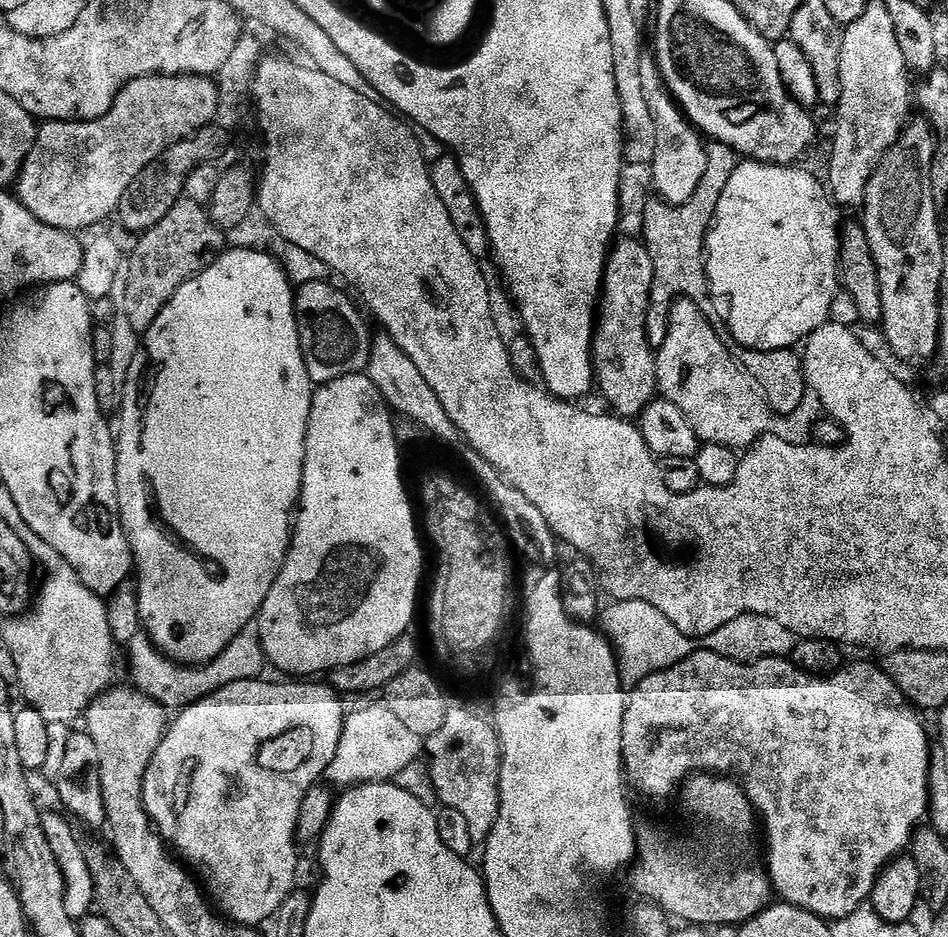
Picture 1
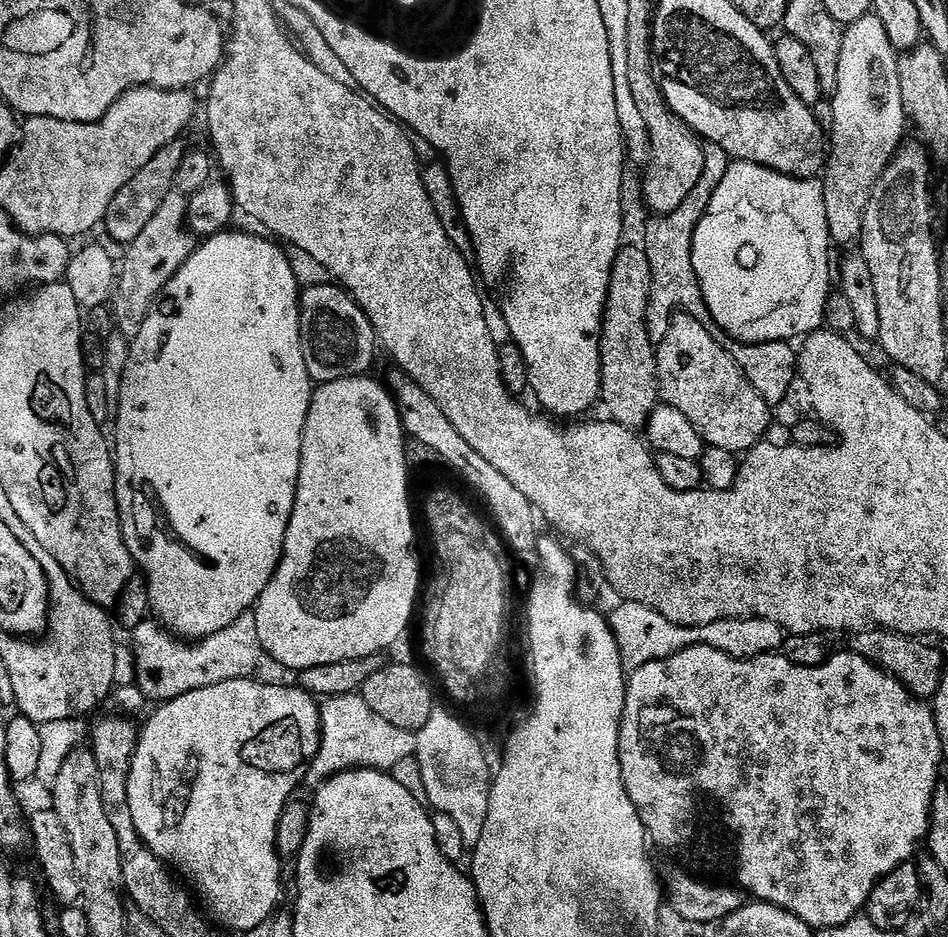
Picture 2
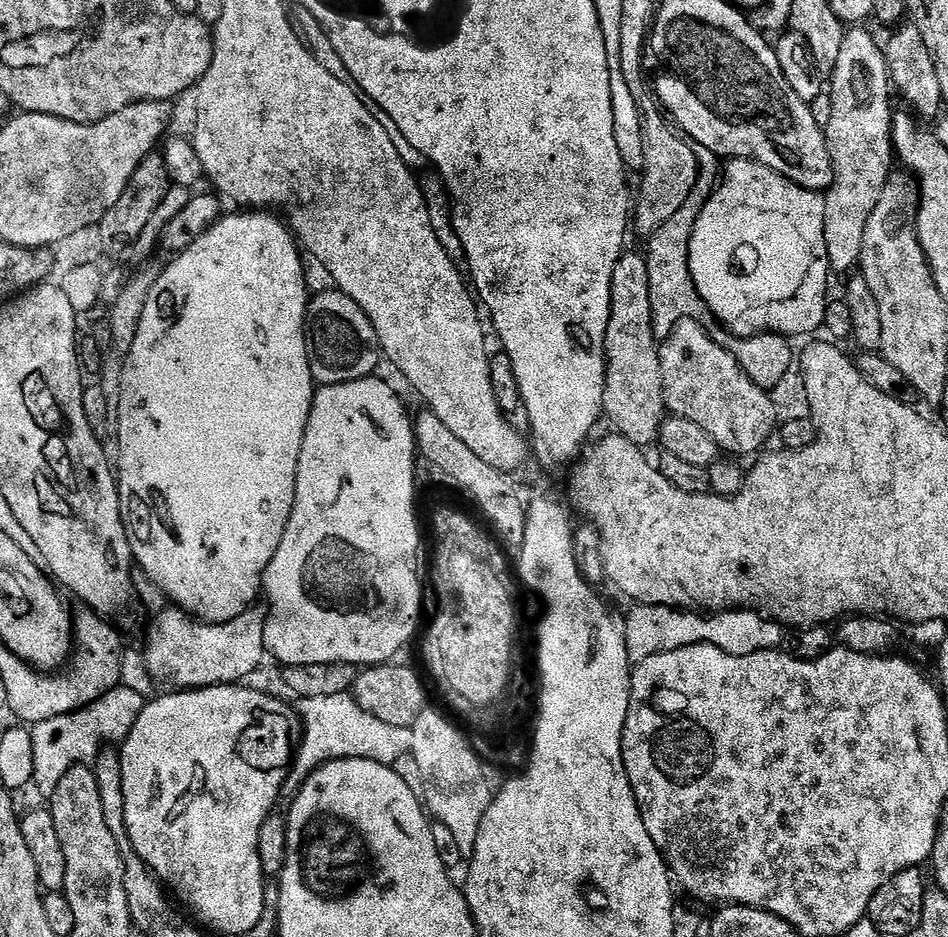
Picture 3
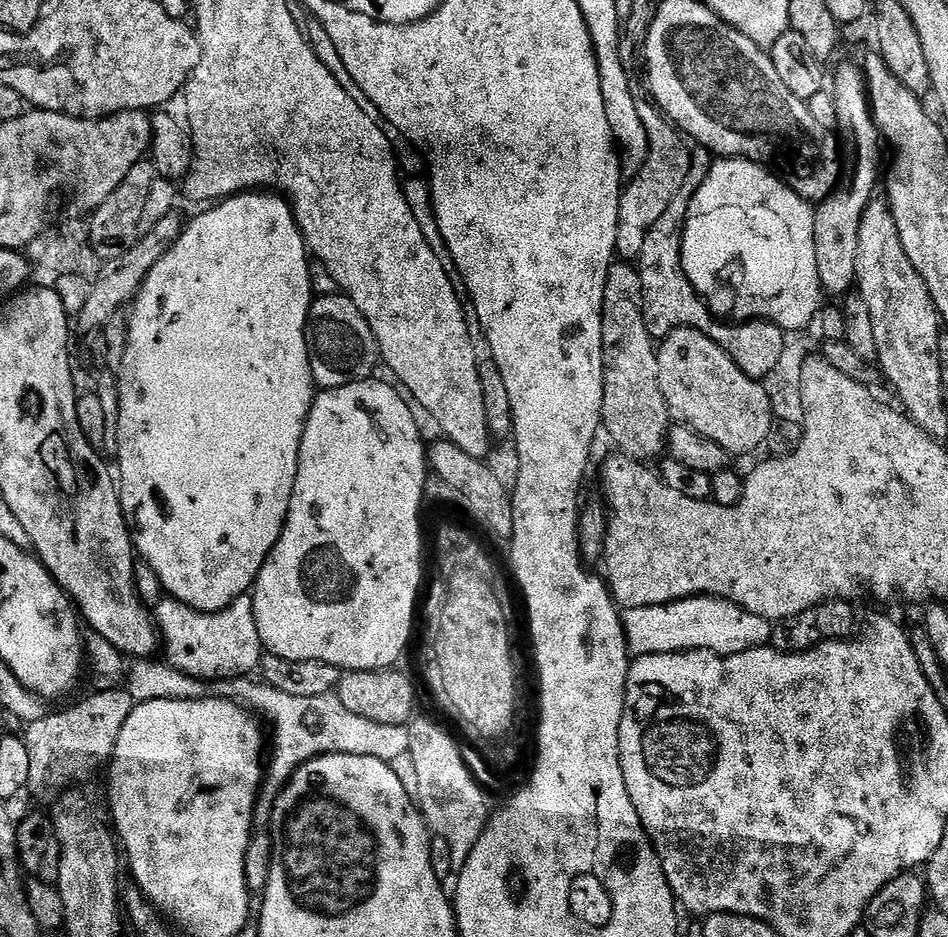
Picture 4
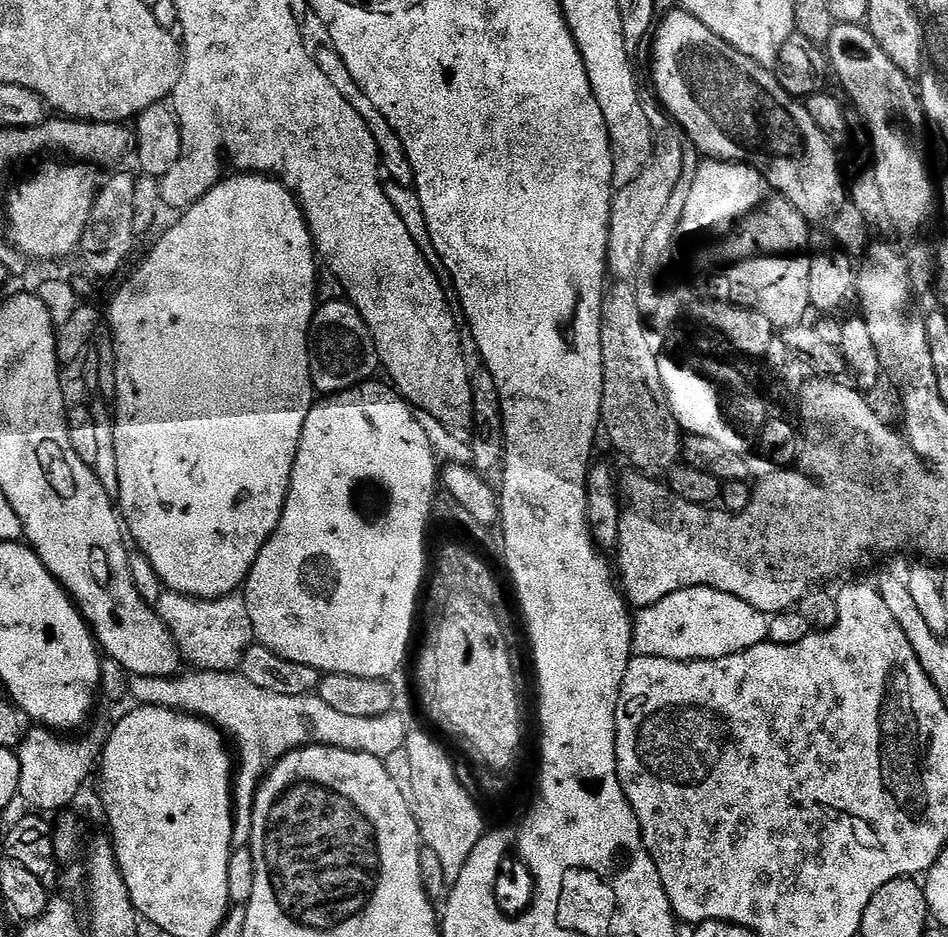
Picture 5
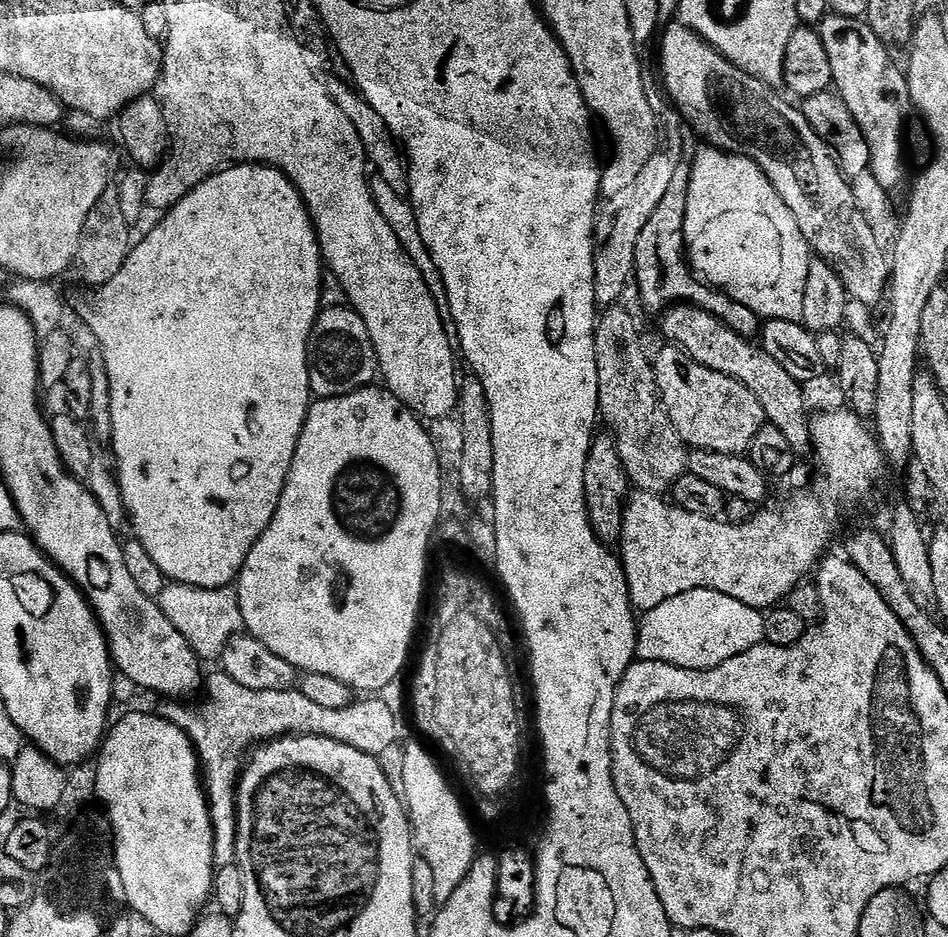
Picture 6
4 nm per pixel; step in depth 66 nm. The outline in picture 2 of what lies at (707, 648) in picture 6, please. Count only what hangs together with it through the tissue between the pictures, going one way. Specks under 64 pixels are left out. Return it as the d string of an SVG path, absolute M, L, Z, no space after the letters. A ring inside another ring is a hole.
M620 602L620 605L610 612L610 623L614 638L618 642L620 657L628 670L641 668L646 662L665 660L695 644L705 644L714 650L722 650L727 656L749 660L755 656L779 653L786 639L784 629L769 620L719 620L701 628L683 628L652 608L647 608L645 604L631 602Z

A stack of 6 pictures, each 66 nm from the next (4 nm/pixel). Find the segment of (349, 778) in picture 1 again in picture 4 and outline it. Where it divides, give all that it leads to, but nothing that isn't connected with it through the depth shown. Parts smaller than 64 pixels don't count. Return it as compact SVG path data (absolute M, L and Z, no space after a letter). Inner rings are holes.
M248 678L218 680L214 684L214 692L225 700L244 705L257 717L265 721L268 719L276 727L272 736L270 732L272 772L276 776L287 778L305 761L334 752L390 761L402 751L408 750L408 730L405 725L382 725L362 718L346 710L336 694L318 698L294 698L294 694L282 694L269 684L251 684L250 681Z

